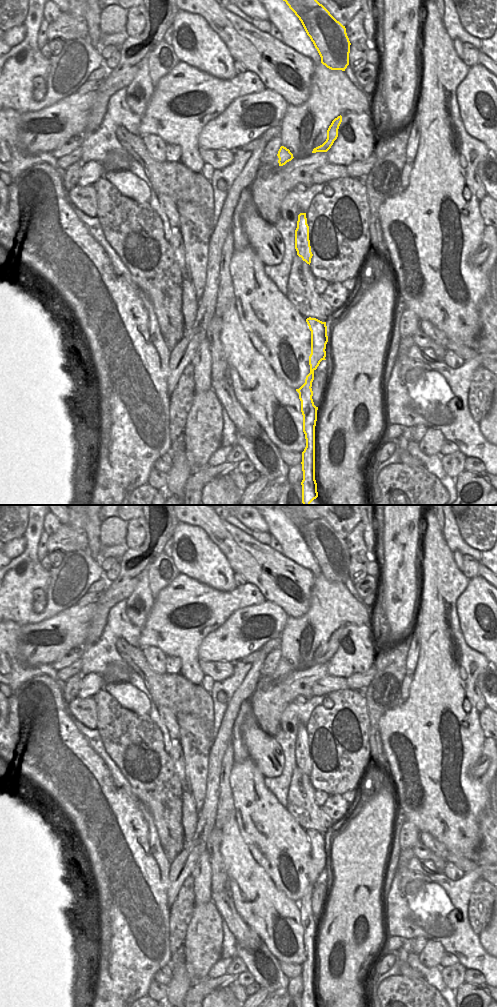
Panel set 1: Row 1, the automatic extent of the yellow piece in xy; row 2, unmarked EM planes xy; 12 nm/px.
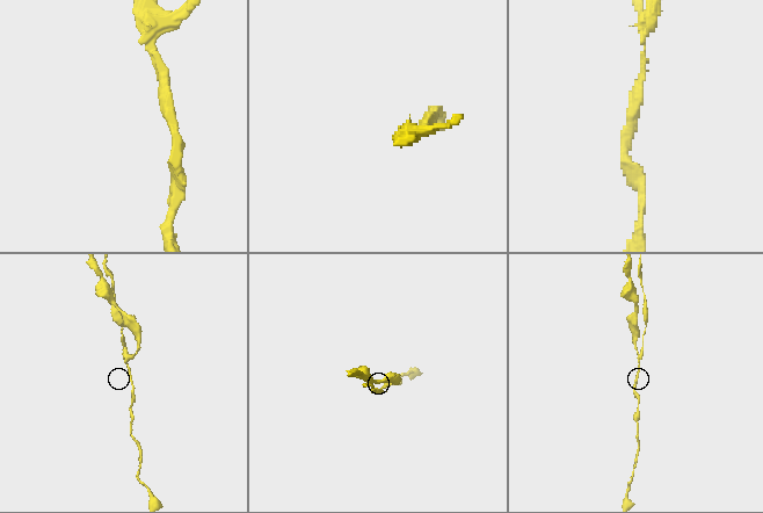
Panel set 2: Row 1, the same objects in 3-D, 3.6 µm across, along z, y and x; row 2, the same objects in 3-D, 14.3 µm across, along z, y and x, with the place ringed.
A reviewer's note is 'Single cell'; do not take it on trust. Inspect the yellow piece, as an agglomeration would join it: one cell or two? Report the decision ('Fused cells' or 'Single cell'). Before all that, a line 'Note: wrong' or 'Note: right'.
Note: wrong
Fused cells.

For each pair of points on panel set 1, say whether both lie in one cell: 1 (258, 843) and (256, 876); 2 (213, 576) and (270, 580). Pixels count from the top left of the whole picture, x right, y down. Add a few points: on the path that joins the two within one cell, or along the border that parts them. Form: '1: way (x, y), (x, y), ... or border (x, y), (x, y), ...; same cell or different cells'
1: border (244, 841), (251, 856), (271, 880); different cells
2: border (221, 552), (234, 572); different cells

